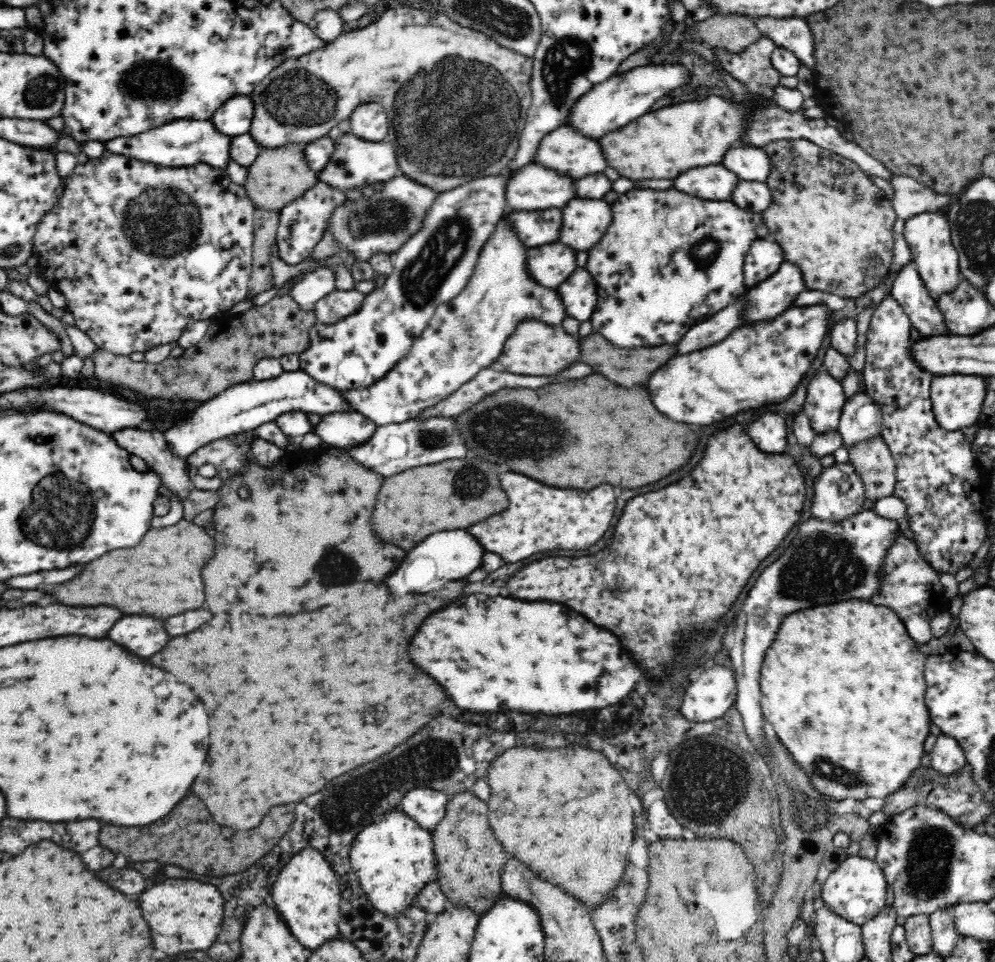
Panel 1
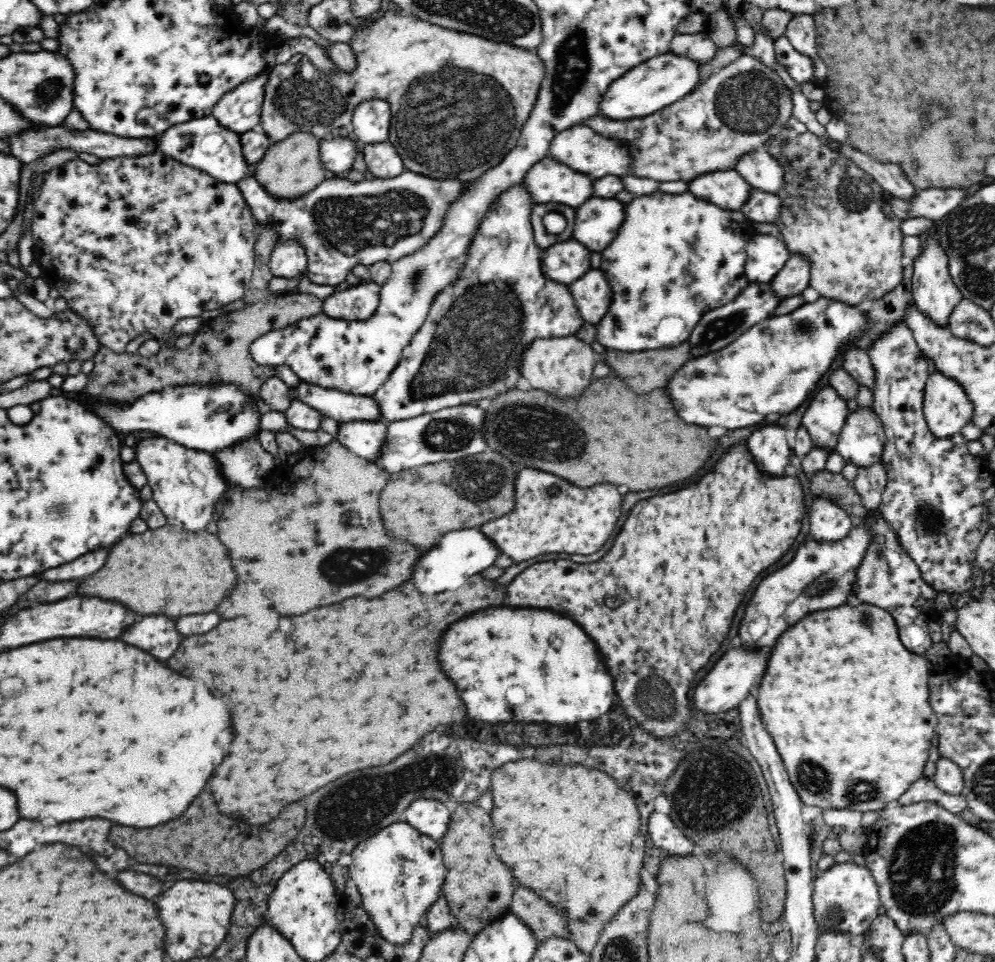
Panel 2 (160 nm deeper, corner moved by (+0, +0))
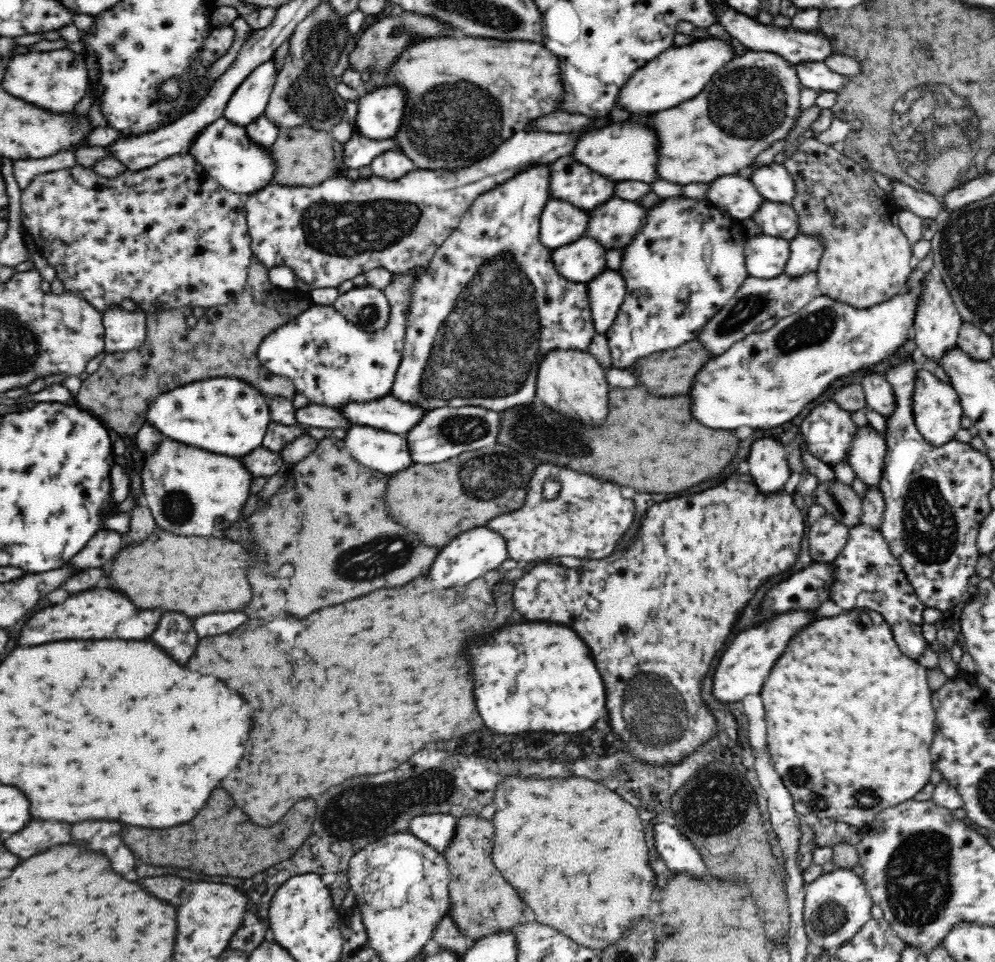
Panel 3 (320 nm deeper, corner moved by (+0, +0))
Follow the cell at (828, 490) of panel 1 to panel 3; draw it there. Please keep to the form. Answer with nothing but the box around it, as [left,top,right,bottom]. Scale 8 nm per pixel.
[808,504,849,564]

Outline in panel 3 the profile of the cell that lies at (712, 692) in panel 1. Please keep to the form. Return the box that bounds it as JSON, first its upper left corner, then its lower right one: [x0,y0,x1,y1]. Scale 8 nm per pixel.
[713,610,816,702]

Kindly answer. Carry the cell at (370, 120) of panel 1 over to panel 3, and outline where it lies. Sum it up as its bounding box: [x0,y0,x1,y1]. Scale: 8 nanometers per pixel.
[356,85,408,140]

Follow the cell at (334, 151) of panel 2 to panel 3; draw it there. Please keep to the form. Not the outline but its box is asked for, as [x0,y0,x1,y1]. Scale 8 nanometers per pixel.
[341,133,398,168]

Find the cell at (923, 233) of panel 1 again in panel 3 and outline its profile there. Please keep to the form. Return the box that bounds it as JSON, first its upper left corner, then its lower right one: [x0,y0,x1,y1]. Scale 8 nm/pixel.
[913,274,963,365]

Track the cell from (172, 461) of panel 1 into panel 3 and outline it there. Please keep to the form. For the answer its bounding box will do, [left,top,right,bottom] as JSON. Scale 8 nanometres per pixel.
[141,438,254,537]

